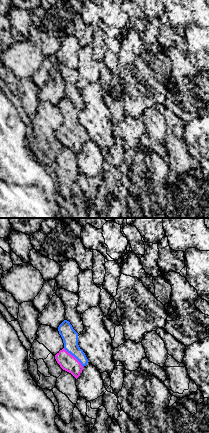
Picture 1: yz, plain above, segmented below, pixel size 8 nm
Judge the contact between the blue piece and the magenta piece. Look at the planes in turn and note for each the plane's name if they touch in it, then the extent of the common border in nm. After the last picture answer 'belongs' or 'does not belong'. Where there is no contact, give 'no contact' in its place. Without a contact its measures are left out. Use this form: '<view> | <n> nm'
yz | 220 nm

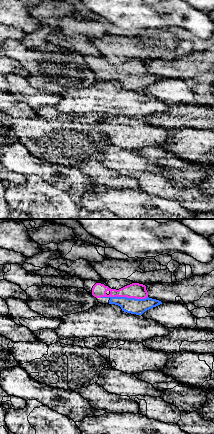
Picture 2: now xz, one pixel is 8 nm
xz | 380 nm

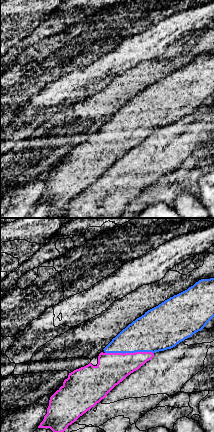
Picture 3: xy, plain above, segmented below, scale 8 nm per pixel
xy | 400 nm

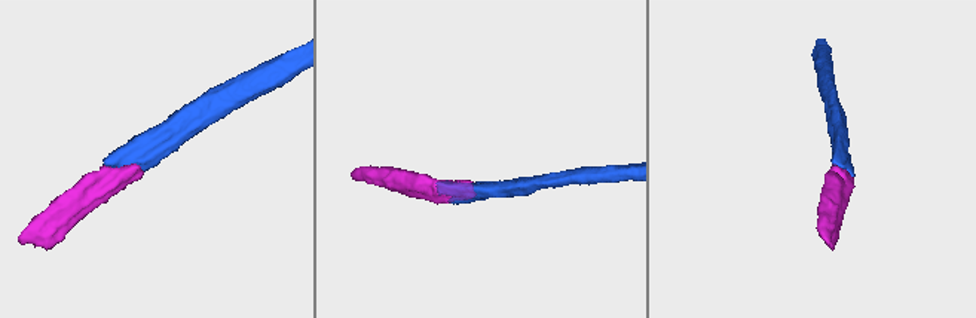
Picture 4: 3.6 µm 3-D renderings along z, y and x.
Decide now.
belongs

